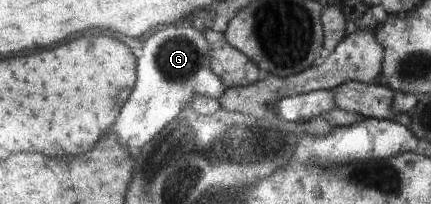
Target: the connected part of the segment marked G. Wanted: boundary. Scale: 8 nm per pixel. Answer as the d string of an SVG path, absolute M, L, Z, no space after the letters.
M170 25L144 41L140 55L140 81L136 81L136 93L132 93L132 101L124 105L124 113L120 113L114 133L124 147L139 151L177 120L183 109L192 103L193 97L203 95L218 100L226 91L224 83L210 69L210 53L204 33L198 33L192 27Z

